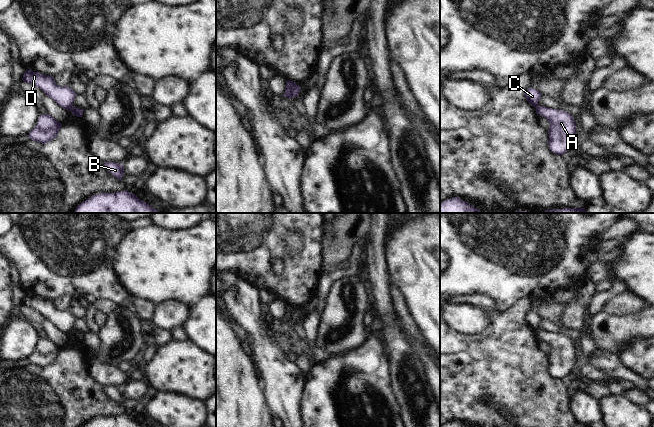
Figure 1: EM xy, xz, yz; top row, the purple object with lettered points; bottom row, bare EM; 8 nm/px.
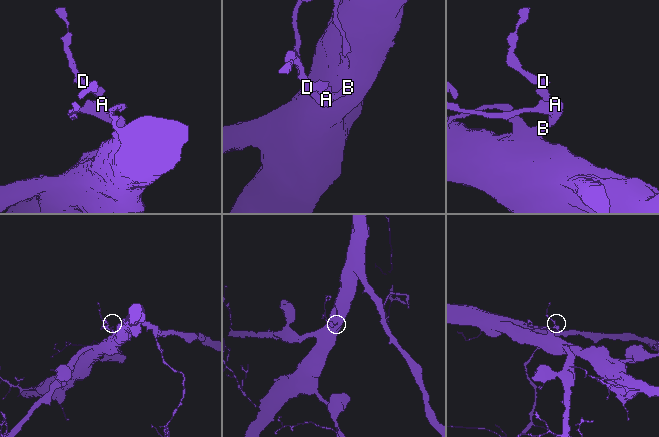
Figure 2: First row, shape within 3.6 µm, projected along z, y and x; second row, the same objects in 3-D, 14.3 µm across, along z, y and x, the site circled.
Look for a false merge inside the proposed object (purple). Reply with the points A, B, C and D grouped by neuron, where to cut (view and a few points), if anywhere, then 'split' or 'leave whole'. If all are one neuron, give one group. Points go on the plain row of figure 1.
A B / C D; cut in xz along (296, 308), (289, 322); split

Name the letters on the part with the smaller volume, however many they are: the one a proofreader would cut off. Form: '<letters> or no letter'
C, D

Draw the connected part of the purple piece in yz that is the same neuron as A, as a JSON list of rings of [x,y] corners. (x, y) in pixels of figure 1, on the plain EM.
[[[537,330],[536,337],[544,340],[550,348],[548,354],[550,374],[562,380],[572,373],[577,361],[574,341],[563,334],[545,330]]]

